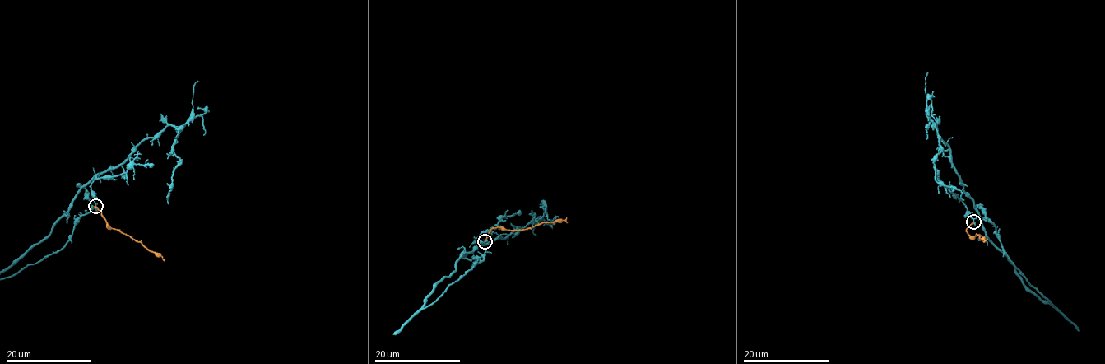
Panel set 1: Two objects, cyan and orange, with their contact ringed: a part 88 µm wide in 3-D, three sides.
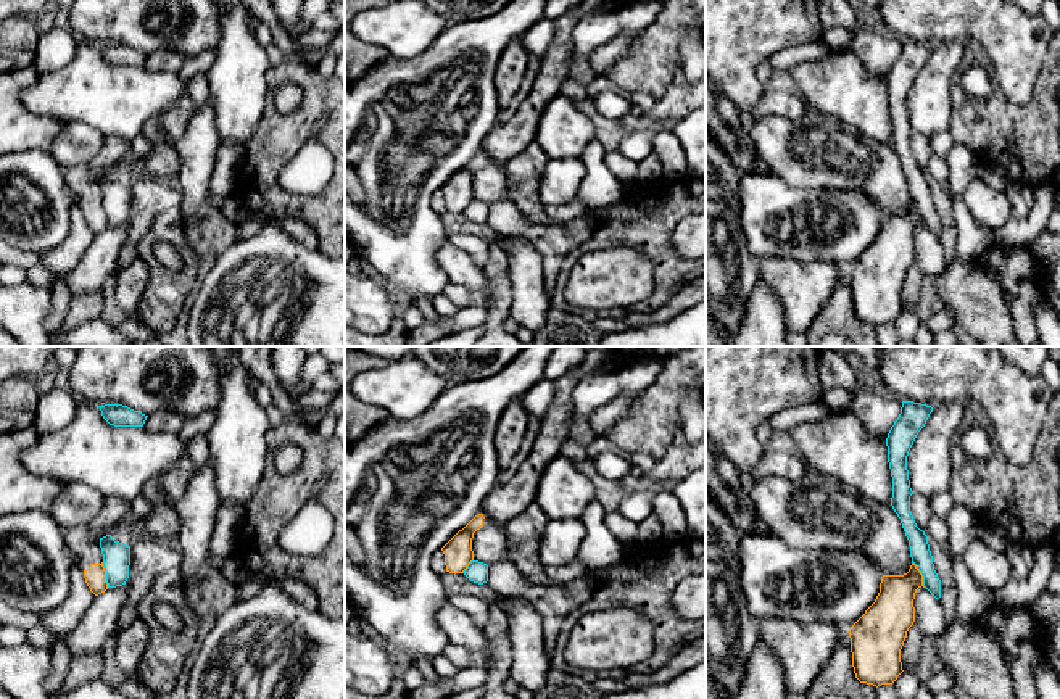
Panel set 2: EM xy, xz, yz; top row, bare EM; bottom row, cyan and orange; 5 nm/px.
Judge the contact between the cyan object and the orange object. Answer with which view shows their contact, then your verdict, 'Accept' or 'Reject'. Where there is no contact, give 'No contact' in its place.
Touches cyan in yz. Reject

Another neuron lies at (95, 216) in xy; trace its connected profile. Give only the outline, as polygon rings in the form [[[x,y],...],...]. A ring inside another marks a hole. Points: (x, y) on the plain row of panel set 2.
[[[89,164],[64,169],[63,176],[72,193],[77,196],[90,230],[95,235],[105,232],[108,229],[108,222],[100,177],[90,171]]]

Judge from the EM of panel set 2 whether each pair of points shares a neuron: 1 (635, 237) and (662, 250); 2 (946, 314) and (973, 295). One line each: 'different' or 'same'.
1: same
2: different

